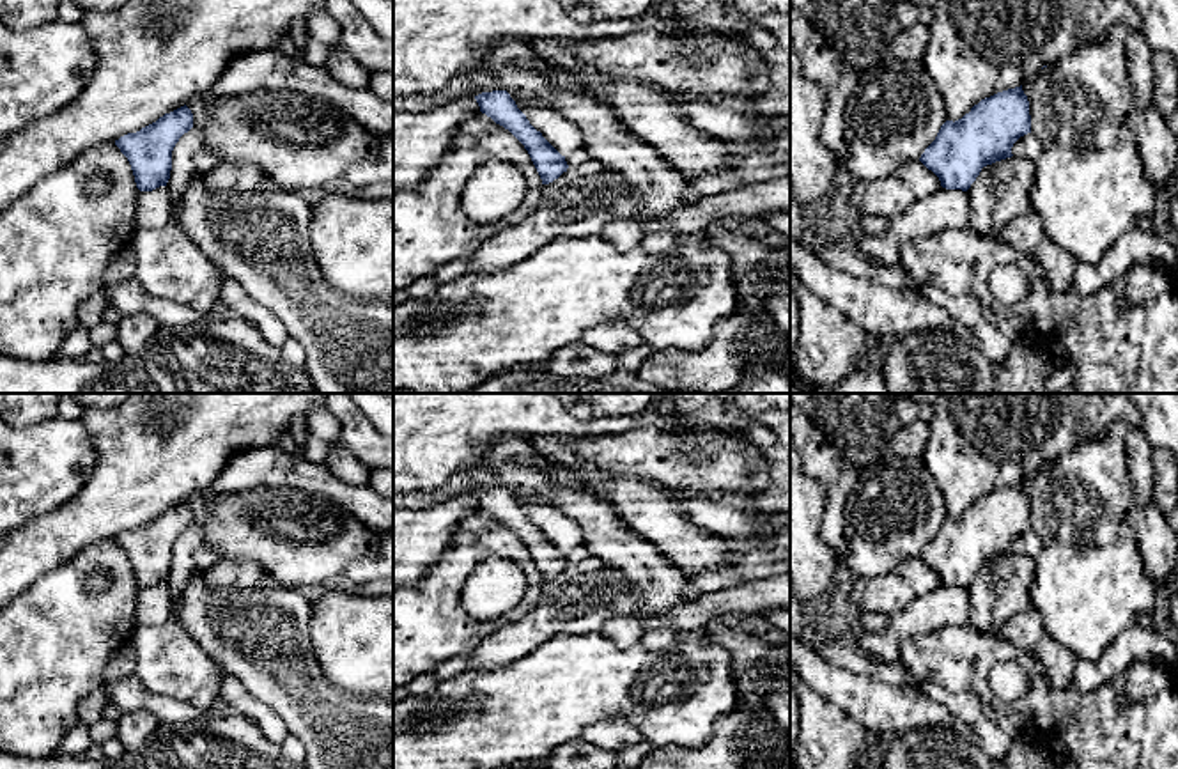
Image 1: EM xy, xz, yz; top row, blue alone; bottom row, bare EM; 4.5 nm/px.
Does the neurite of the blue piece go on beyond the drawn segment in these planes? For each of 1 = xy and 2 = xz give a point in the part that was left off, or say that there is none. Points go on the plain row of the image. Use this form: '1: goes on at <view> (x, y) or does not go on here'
1: does not go on here
2: does not go on here

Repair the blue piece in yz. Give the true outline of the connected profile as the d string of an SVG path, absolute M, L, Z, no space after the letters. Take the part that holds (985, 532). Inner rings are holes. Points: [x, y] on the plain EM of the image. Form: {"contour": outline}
{"contour": "M1020 484L981 496L958 517L946 517L919 558L946 586L967 588L981 565L1011 555L1013 540L1031 530L1029 498Z"}

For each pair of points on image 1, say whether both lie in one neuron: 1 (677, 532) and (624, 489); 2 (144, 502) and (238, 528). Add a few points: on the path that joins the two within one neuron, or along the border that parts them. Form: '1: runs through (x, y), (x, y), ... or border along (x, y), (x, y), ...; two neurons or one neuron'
1: runs through (665, 525), (636, 502); one neuron
2: border along (206, 488), (185, 500); two neurons

